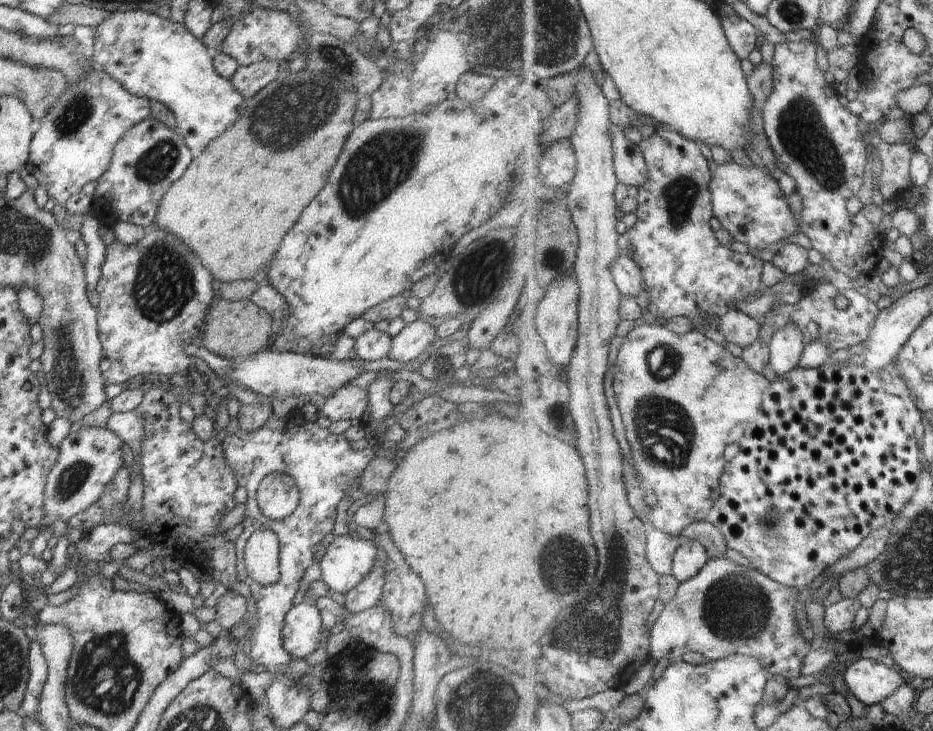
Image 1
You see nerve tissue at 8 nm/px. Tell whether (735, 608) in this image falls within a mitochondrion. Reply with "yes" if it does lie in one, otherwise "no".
yes

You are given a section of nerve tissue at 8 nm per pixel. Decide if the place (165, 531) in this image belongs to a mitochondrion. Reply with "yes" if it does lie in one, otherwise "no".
no

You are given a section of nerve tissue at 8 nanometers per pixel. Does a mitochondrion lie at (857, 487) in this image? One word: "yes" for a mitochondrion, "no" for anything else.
no

